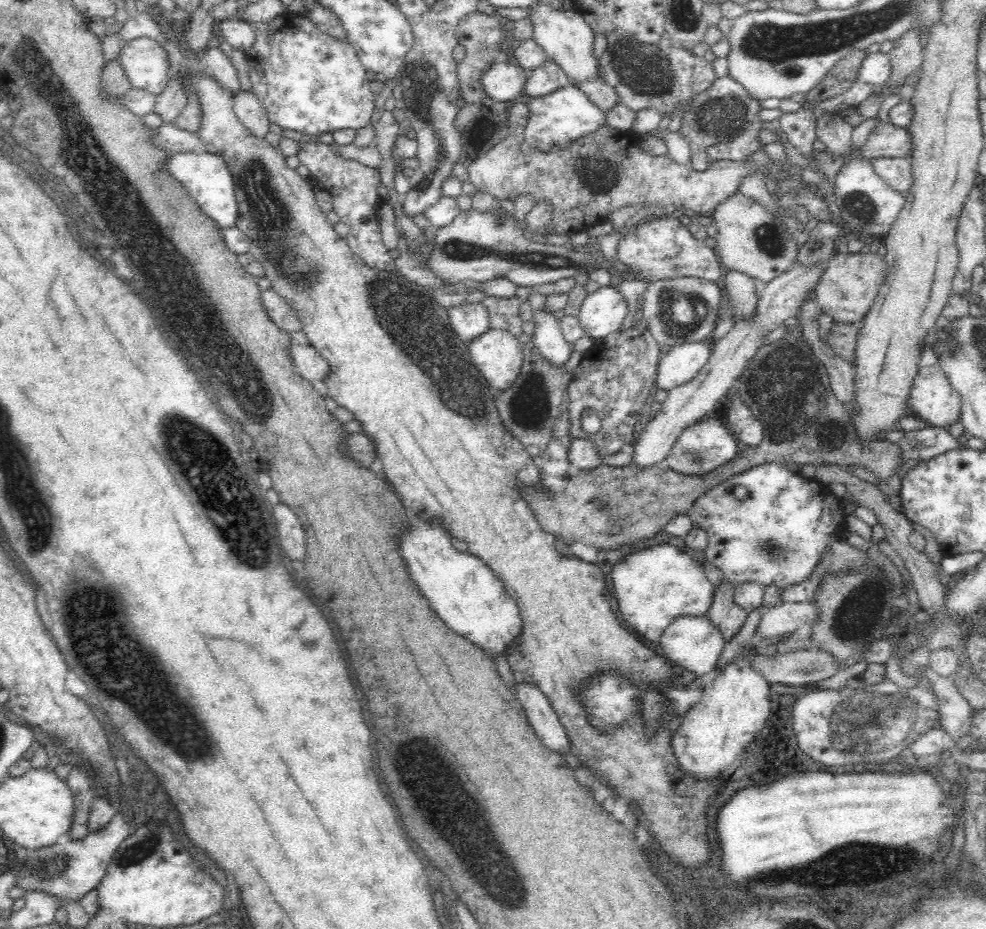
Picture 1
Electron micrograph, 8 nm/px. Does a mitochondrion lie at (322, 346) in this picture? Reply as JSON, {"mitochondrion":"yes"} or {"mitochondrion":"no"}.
{"mitochondrion":"no"}

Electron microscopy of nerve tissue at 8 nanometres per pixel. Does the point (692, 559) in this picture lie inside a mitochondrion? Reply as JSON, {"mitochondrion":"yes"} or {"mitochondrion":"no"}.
{"mitochondrion":"no"}

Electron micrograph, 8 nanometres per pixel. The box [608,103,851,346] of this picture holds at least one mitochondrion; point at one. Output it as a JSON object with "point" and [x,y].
{"point":[676,306]}

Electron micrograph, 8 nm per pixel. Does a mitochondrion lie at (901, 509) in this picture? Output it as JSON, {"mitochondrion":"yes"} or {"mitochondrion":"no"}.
{"mitochondrion":"no"}

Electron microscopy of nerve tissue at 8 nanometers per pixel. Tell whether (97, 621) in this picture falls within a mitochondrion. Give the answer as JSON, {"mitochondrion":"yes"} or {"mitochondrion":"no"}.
{"mitochondrion":"yes"}

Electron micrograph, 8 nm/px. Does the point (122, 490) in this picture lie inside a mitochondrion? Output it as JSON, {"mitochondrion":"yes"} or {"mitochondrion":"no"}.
{"mitochondrion":"no"}

